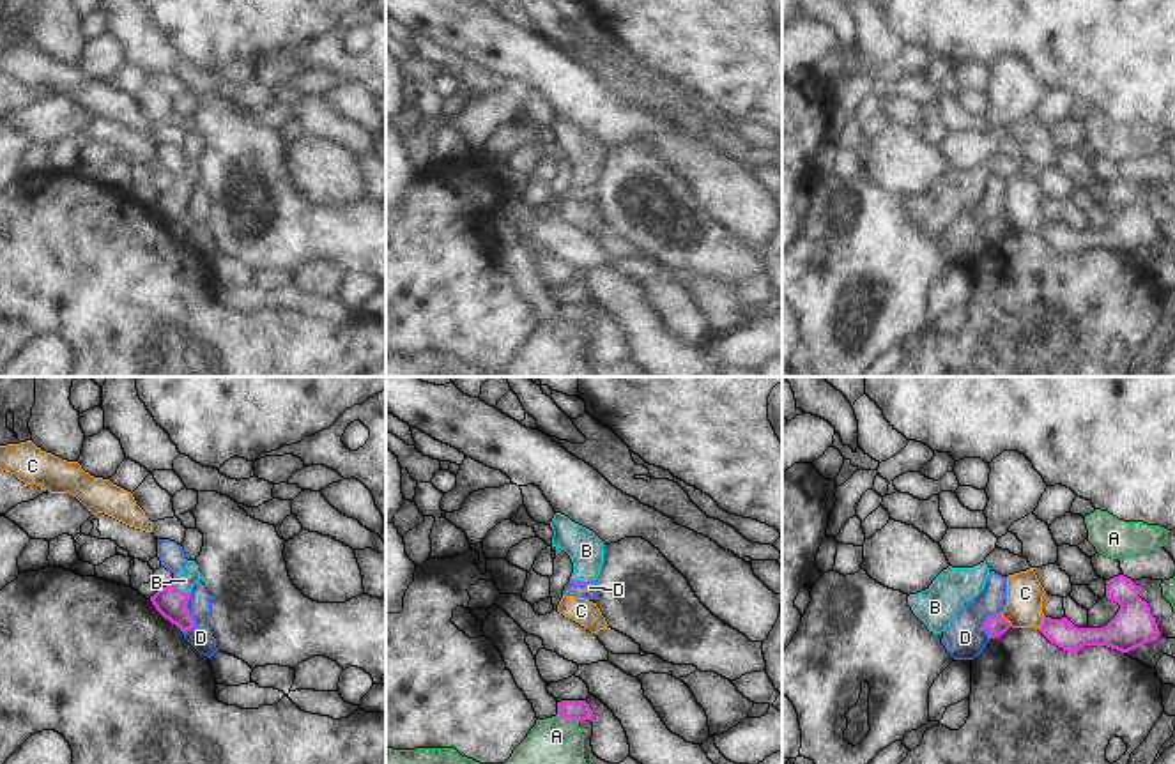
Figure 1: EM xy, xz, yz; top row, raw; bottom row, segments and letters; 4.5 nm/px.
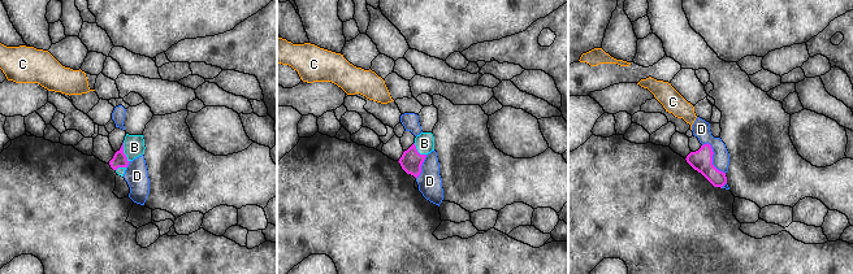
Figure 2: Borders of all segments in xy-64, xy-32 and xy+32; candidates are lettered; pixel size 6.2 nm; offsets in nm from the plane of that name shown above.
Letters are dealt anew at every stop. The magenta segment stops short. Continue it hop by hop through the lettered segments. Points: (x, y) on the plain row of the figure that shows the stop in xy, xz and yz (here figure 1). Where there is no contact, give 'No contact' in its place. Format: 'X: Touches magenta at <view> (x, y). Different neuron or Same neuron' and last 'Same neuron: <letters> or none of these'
A: Touches magenta at xz (568, 320). Different neuron
B: Touches magenta at xy (177, 191). Same neuron
C: Touches magenta at yz (1006, 223). Different neuron
D: Touches magenta at xy (190, 218). Different neuron
Same neuron: B

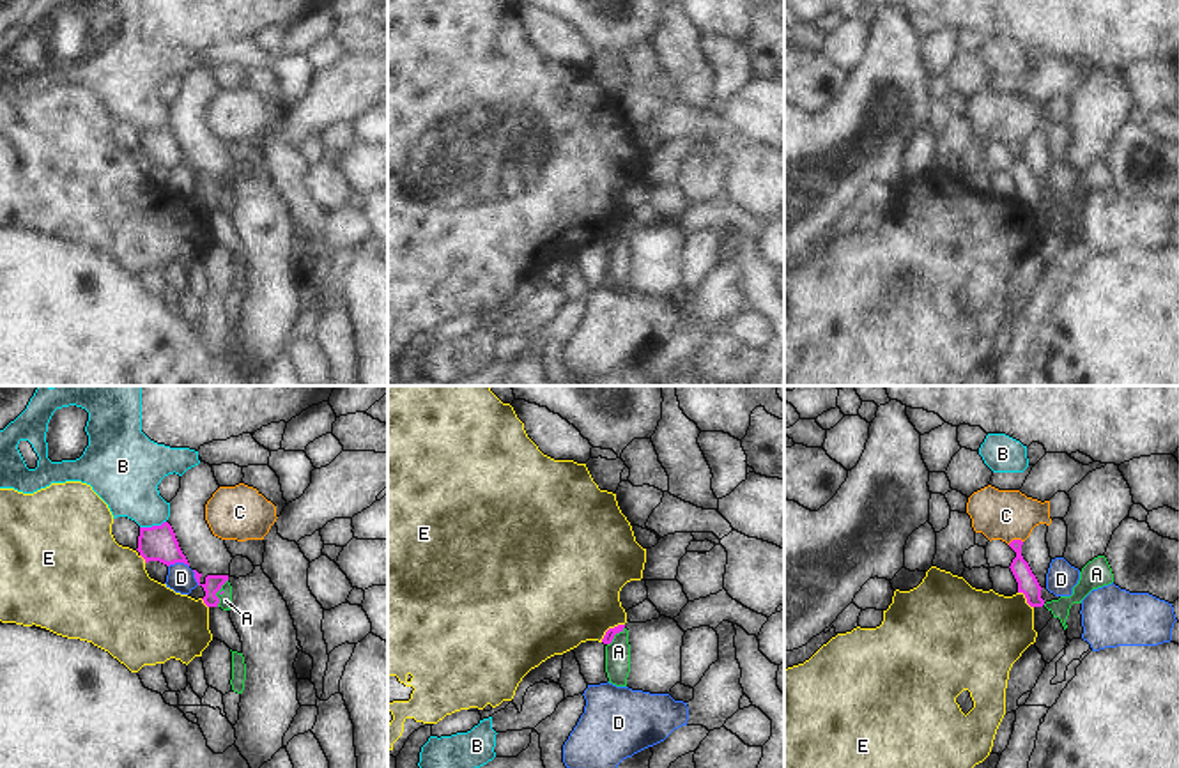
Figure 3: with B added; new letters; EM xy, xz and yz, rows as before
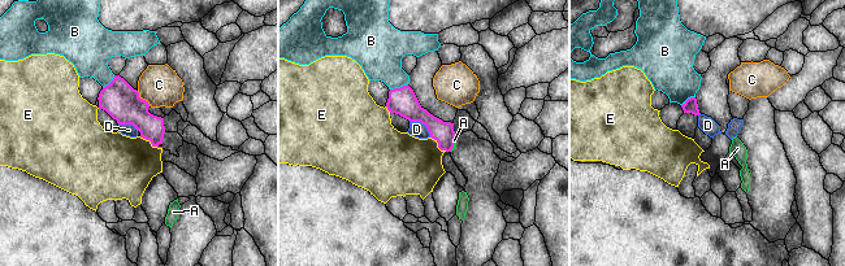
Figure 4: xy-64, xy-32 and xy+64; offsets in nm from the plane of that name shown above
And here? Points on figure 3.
A: Touches magenta at xy (222, 197). Same neuron
B: Touches magenta at xy (153, 130). Different neuron
C: Touches magenta at yz (1015, 144). Different neuron
D: Touches magenta at xy (177, 165). Different neuron
E: Touches magenta at xz (609, 232). Different neuron
Same neuron: A

